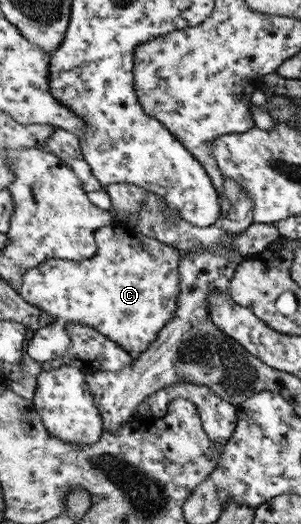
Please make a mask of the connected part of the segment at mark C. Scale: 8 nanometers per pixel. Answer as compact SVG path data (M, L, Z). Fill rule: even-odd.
M118 221L96 231L97 253L80 261L49 259L29 269L18 291L30 304L55 317L54 327L64 329L70 322L85 323L122 346L128 353L141 354L157 339L161 329L177 315L180 300L182 252L156 237L144 235Z

